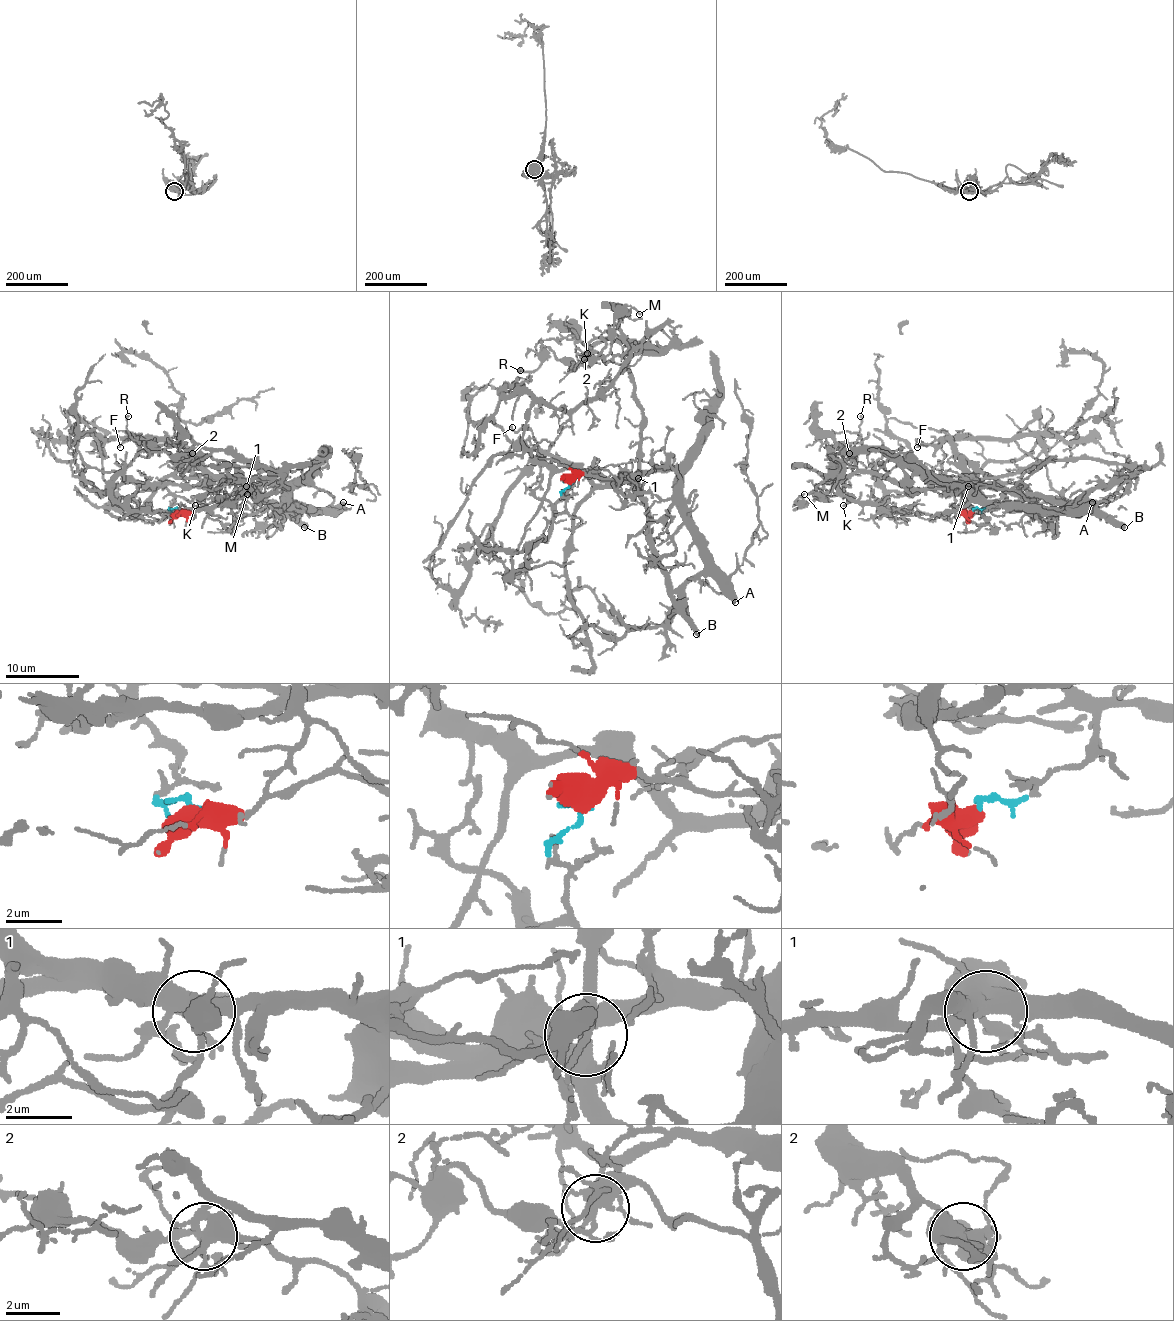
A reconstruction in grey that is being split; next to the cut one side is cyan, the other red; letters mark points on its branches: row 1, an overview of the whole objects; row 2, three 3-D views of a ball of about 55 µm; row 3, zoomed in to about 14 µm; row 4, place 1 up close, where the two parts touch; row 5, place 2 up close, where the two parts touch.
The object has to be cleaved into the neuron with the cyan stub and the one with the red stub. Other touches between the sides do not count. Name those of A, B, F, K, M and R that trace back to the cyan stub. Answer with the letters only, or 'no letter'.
A, F

